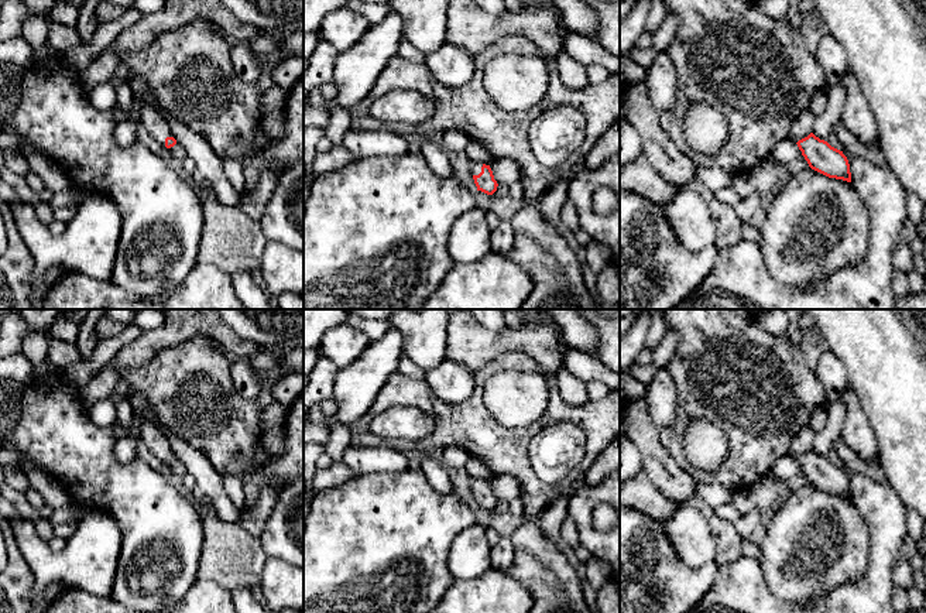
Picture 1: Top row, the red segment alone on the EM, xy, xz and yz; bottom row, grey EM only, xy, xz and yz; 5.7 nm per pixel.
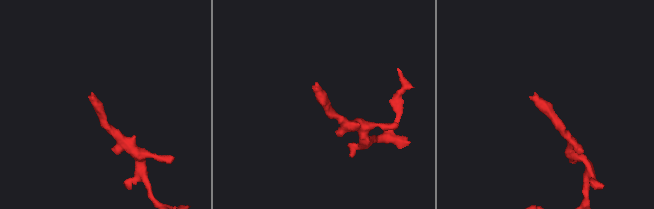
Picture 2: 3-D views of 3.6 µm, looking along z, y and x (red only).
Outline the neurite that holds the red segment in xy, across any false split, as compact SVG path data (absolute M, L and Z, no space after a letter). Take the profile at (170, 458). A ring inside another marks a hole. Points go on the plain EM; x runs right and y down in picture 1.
M134 410L140 419L141 439L148 449L164 463L171 465L176 460L167 436L147 418L143 411Z

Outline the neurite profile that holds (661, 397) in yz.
M666 367L659 369L647 386L644 400L655 427L668 431L678 418L678 391Z

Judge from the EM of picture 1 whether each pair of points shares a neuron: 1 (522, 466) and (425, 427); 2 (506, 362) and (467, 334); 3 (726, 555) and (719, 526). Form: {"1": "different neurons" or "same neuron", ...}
{"1": "different neurons", "2": "different neurons", "3": "same neuron"}

